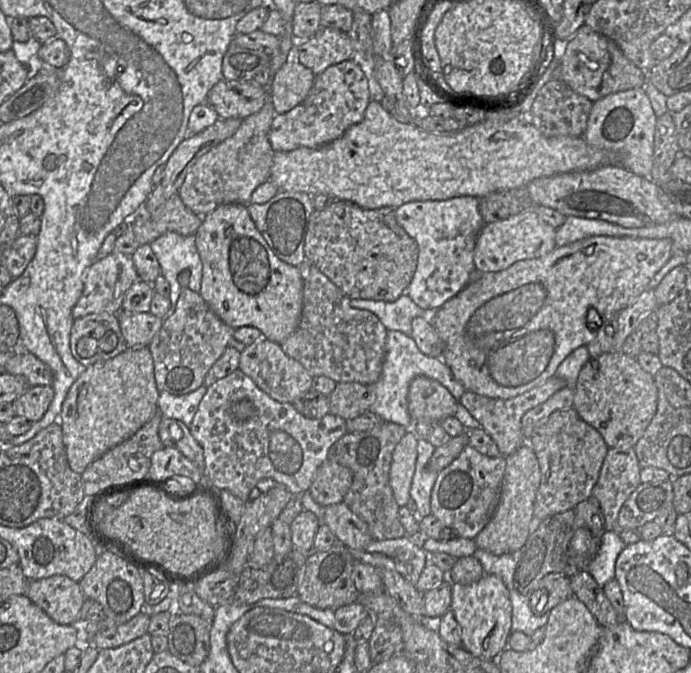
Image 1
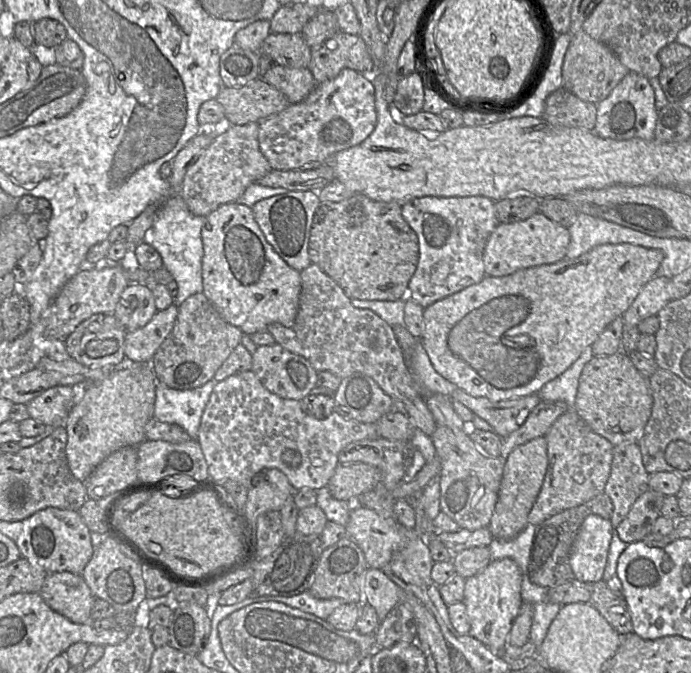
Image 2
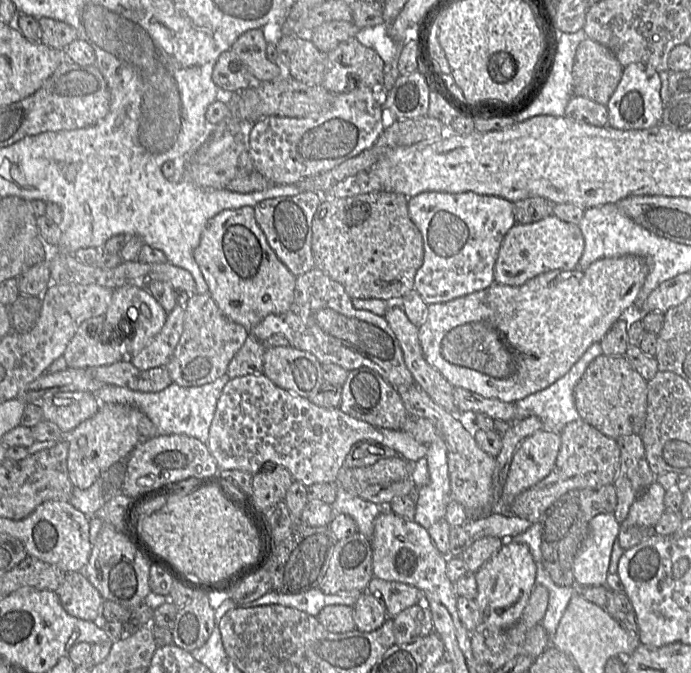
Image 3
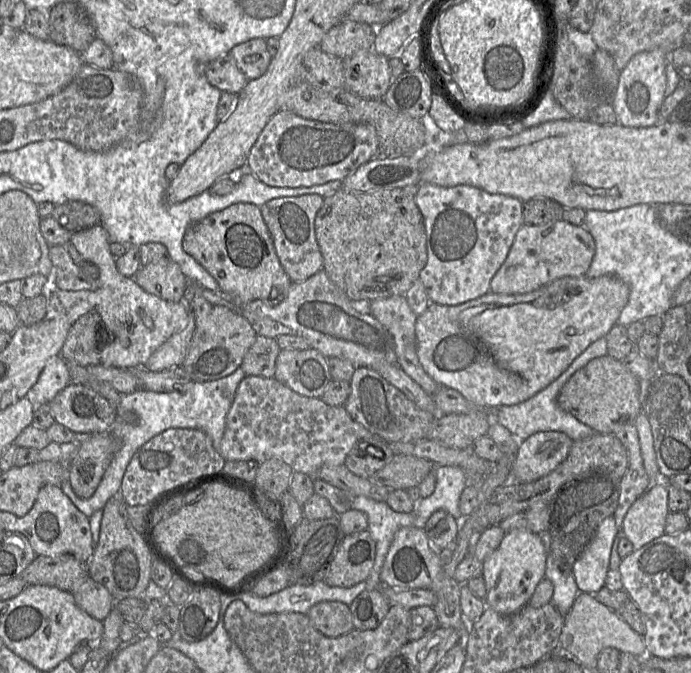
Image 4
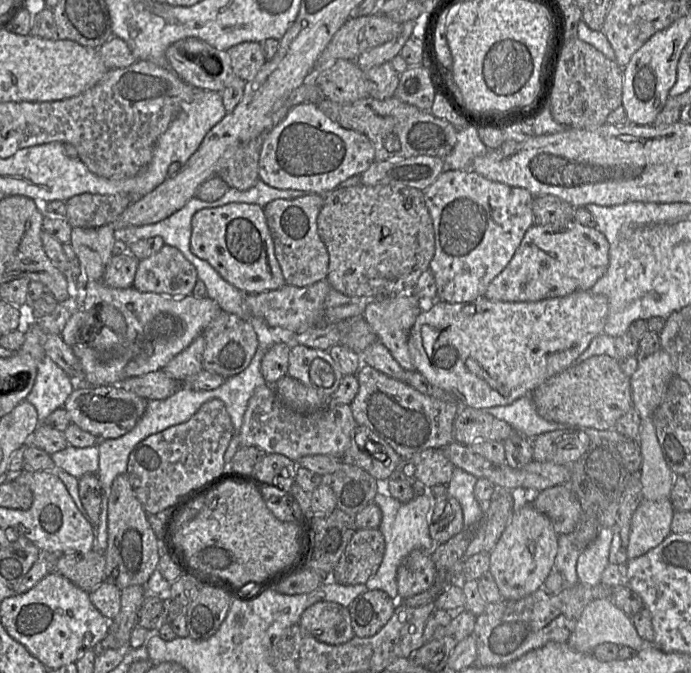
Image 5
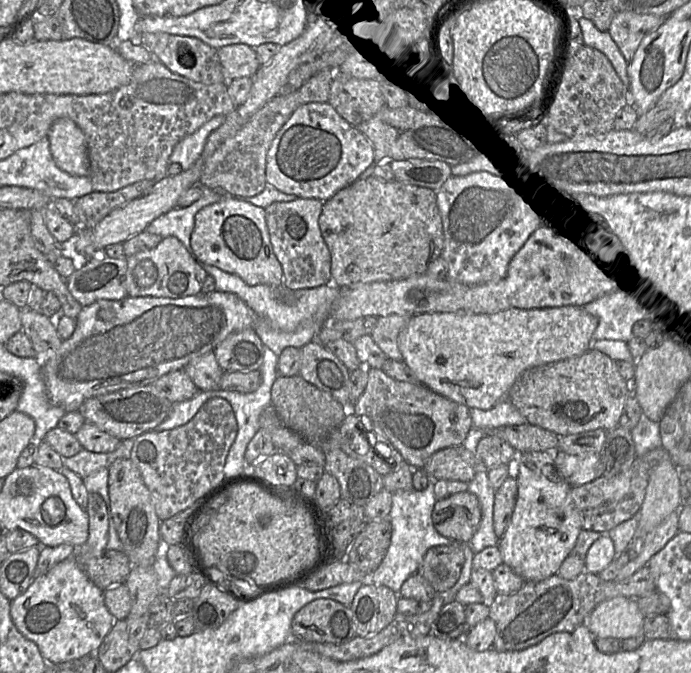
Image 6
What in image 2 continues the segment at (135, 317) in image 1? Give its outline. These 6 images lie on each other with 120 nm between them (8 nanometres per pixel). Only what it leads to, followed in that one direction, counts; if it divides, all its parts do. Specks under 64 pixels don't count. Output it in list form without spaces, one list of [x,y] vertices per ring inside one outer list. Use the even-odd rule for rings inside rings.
[[[173,302],[168,308],[155,313],[144,327],[126,332],[125,356],[135,362],[151,361],[155,352],[172,331],[178,315]]]

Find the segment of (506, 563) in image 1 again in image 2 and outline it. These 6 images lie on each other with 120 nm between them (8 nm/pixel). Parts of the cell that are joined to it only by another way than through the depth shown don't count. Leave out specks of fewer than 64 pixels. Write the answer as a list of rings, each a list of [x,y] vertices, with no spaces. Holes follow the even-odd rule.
[[[528,522],[516,537],[509,540],[492,540],[488,545],[492,560],[511,558],[517,563],[522,574],[527,575],[529,550],[532,545],[535,528],[536,525]]]

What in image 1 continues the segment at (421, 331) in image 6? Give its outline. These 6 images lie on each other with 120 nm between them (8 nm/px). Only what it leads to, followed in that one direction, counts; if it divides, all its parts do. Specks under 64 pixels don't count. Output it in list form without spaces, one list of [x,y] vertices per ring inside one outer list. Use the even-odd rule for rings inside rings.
[[[591,236],[565,246],[557,246],[545,256],[518,261],[502,271],[478,274],[477,279],[470,280],[459,293],[446,301],[437,310],[429,313],[430,321],[443,343],[441,359],[449,367],[454,378],[467,391],[497,399],[510,399],[521,395],[556,376],[559,365],[569,354],[581,346],[587,346],[605,322],[620,314],[624,308],[633,303],[647,289],[648,284],[657,272],[668,262],[672,255],[672,247],[673,241],[669,238]],[[593,311],[598,312],[600,317],[592,317],[591,313]],[[598,324],[599,326],[596,327]]]

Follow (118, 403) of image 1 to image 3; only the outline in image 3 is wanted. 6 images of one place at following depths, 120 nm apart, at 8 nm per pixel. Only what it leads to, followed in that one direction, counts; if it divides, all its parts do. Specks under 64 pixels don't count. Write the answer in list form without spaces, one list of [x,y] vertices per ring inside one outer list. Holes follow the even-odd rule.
[[[101,403],[99,410],[66,434],[69,444],[68,471],[74,487],[88,489],[114,464],[124,463],[133,449],[140,443],[137,429],[139,411],[130,405]]]

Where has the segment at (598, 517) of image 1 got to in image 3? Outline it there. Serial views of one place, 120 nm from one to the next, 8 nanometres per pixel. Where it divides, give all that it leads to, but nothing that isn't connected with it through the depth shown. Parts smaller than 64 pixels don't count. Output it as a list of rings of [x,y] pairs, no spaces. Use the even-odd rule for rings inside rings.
[[[614,484],[598,489],[574,489],[559,497],[540,517],[543,565],[559,586],[577,585],[573,575],[574,558],[589,533],[589,523],[598,514],[614,513],[617,493]]]

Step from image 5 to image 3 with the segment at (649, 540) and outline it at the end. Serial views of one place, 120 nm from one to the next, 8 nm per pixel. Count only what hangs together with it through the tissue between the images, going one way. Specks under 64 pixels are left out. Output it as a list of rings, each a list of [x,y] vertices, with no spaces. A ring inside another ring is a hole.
[[[655,480],[631,505],[627,524],[654,528],[665,512],[665,493],[663,486]]]

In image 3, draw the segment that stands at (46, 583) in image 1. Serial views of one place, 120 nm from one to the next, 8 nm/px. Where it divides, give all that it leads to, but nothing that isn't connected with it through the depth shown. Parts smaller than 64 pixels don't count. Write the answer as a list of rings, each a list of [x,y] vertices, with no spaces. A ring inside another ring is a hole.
[[[66,572],[62,584],[55,592],[71,616],[86,621],[101,620],[105,600],[84,572]]]

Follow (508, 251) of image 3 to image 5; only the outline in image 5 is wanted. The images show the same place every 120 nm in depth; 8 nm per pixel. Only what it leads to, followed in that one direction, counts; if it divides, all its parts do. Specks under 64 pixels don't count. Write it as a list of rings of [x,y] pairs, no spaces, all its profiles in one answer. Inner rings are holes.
[[[570,220],[567,223],[533,225],[504,270],[496,276],[483,297],[491,301],[536,302],[587,291],[605,274],[609,243],[596,228]]]

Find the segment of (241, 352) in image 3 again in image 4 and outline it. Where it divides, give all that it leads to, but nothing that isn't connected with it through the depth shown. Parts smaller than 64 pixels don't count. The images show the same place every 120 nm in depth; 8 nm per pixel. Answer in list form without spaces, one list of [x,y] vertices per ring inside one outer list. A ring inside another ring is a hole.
[[[258,335],[246,352],[240,367],[246,376],[272,378],[280,350],[276,338]]]

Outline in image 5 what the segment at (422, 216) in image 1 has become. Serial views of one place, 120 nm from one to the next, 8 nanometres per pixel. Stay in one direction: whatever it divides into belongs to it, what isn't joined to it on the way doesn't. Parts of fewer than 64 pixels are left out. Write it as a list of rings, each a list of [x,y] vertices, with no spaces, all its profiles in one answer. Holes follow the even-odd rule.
[[[444,170],[423,193],[435,236],[435,253],[429,270],[436,282],[437,300],[470,303],[483,297],[491,281],[512,259],[526,231],[534,225],[533,195],[524,188],[489,180],[472,170]]]

